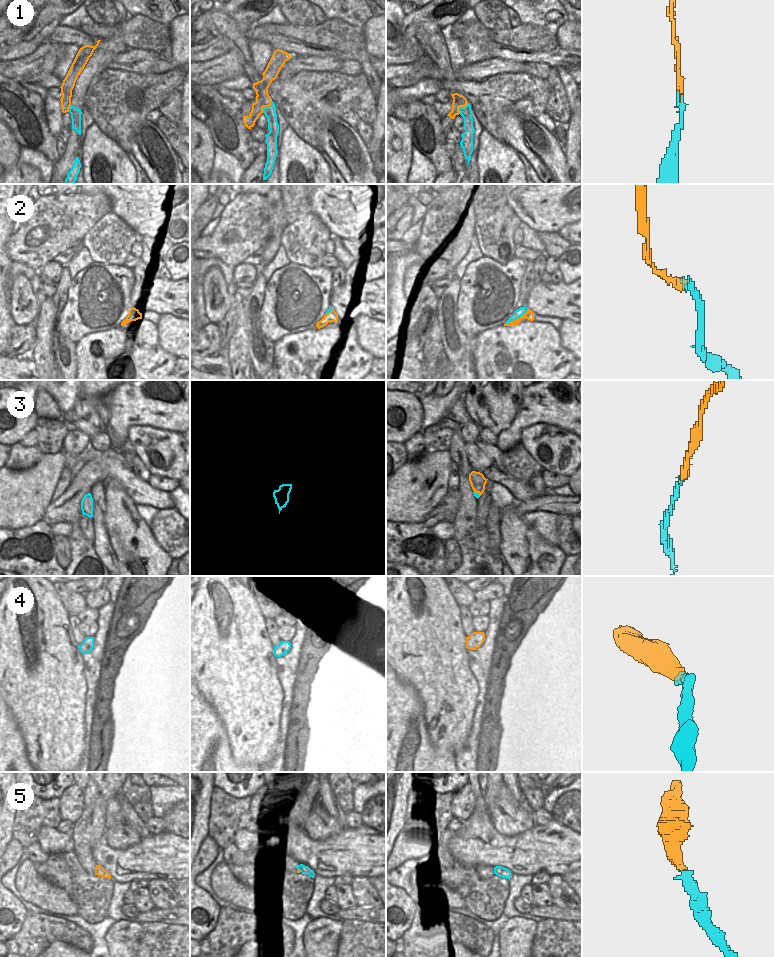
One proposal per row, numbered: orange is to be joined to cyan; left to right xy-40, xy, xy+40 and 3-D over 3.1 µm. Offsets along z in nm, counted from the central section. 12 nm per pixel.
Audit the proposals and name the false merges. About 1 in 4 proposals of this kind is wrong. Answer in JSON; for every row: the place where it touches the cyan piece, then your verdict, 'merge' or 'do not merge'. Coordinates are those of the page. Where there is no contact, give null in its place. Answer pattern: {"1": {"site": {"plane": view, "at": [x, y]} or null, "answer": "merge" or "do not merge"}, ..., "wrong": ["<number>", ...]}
{"1": {"site": {"plane": "xy", "at": [266, 107]}, "answer": "do not merge"}, "2": {"site": {"plane": "xy+40", "at": [517, 318]}, "answer": "merge"}, "3": {"site": {"plane": "xy+40", "at": [477, 493]}, "answer": "merge"}, "4": {"site": null, "answer": "merge"}, "5": {"site": {"plane": "xy", "at": [299, 870]}, "answer": "merge"}, "wrong": ["1"]}

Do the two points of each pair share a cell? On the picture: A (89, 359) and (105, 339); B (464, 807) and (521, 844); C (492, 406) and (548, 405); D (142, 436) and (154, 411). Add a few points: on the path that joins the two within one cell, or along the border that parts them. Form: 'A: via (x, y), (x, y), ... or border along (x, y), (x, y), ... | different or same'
A: via (89, 351), (89, 342), (97, 338) | same
B: border along (474, 810), (462, 822) | different
C: border along (523, 390), (516, 415), (512, 423), (507, 427) | different
D: border along (170, 430), (147, 425), (132, 425), (127, 432) | different

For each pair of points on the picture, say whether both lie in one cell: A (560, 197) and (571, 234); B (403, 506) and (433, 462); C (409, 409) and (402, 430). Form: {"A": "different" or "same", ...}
{"A": "different", "B": "same", "C": "same"}

